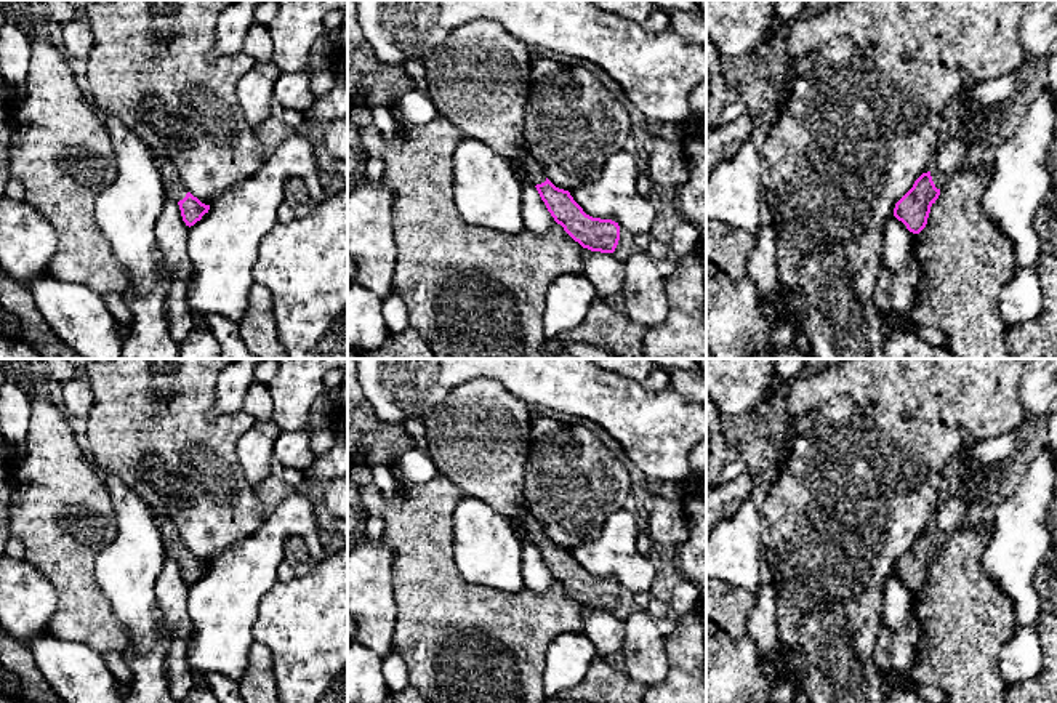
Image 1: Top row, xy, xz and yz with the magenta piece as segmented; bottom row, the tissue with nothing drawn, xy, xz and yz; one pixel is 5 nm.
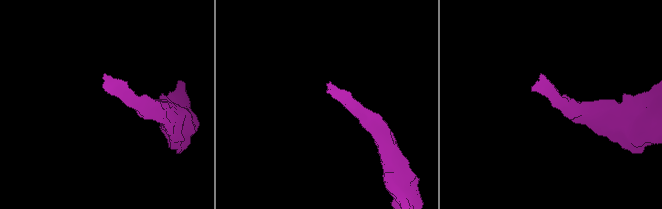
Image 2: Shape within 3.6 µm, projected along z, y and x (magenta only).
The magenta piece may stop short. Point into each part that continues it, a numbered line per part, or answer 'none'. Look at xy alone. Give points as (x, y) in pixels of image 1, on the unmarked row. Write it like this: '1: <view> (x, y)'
1: xy (175, 548)

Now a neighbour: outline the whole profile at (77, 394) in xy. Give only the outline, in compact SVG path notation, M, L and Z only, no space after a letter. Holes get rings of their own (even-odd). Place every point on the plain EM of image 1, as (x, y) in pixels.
M82 370L62 386L62 402L66 408L77 416L86 418L90 415L94 396Z

